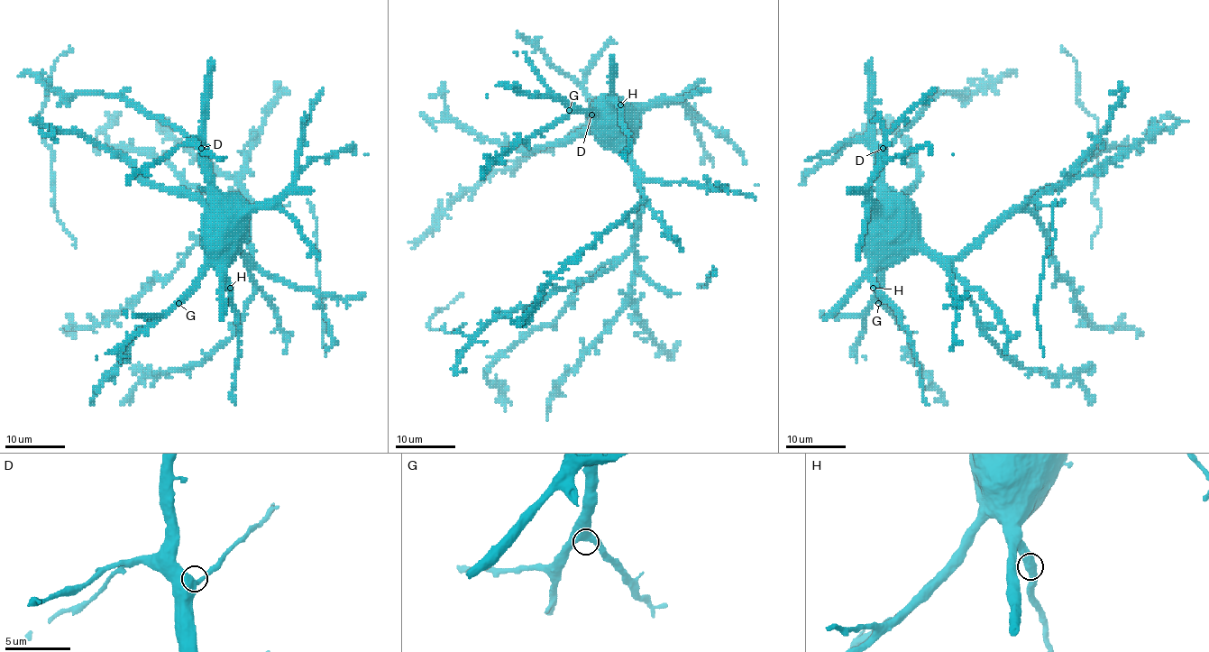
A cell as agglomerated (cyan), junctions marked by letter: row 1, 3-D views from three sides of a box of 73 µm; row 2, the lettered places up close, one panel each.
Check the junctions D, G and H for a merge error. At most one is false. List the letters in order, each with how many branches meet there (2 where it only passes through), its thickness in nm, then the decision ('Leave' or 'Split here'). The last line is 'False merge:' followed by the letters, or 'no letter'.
D: Branches: 2. Thickness 550 nm. Leave
G: Branches: 2. Thickness 500 nm. Leave
H: Branches: 2. Thickness 550 nm. Leave
False merge: no letter

